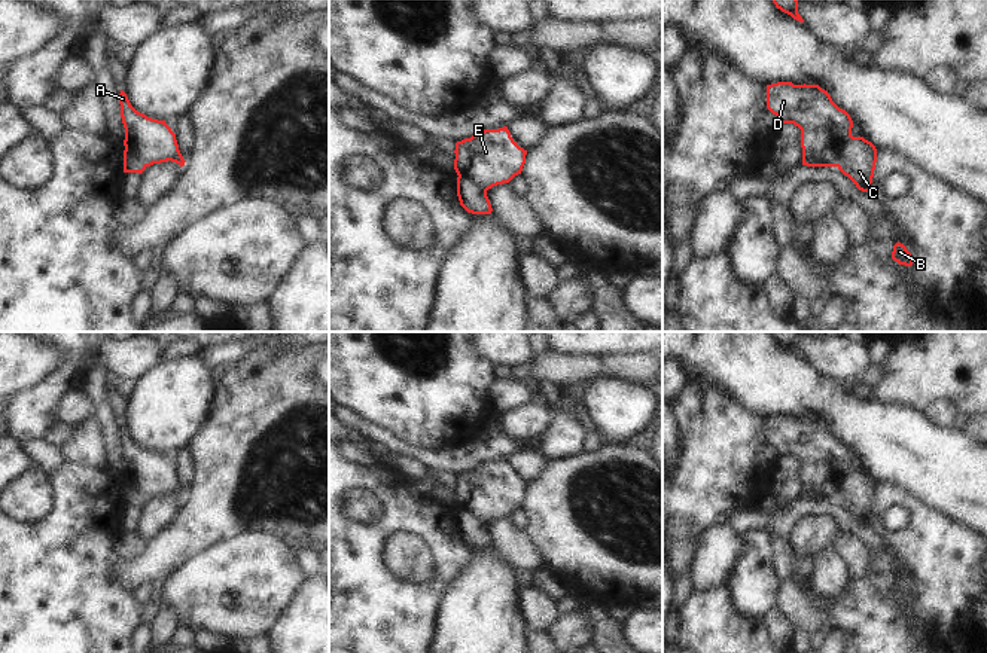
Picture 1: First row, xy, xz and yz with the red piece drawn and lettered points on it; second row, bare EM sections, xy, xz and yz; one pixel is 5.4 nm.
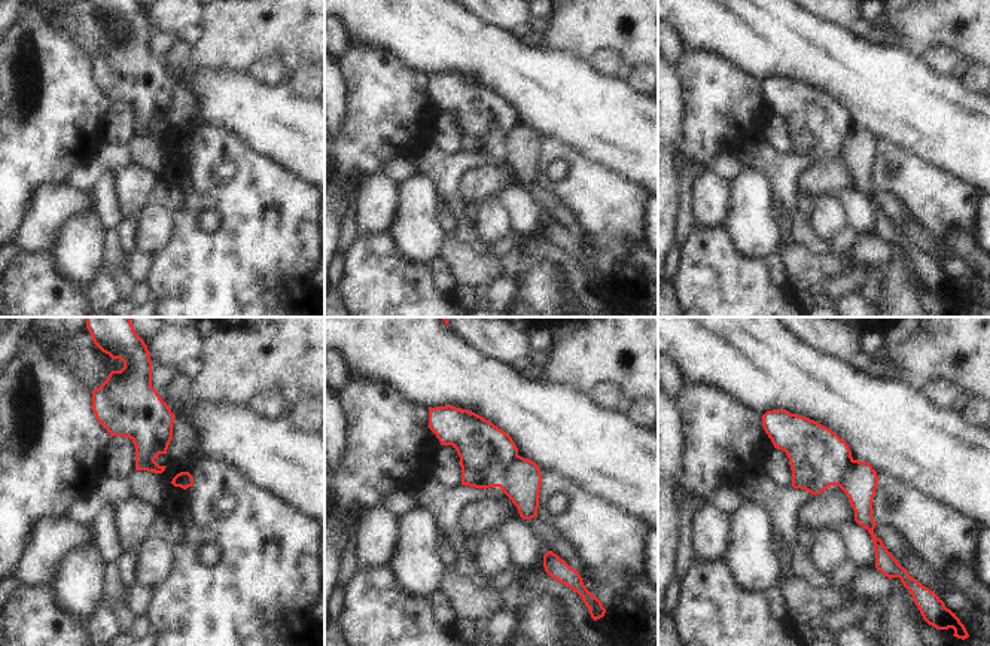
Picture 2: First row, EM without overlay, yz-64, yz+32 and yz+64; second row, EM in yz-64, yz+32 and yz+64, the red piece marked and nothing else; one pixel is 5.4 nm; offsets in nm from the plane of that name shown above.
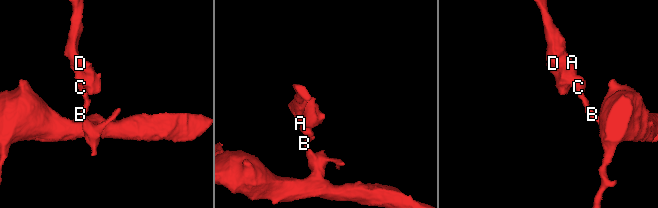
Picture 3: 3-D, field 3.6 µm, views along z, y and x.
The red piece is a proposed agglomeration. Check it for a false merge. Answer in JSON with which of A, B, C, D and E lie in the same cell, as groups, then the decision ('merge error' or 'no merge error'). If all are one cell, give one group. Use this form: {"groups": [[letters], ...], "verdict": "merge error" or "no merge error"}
{"groups": [["A", "D", "E"], ["B", "C"]], "verdict": "merge error"}

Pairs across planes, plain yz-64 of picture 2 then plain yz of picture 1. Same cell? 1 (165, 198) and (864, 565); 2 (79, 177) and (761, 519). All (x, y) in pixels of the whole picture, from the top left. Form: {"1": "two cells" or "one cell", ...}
{"1": "one cell", "2": "one cell"}

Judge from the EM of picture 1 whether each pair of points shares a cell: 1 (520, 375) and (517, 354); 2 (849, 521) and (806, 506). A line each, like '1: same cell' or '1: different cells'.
1: different cells
2: same cell

